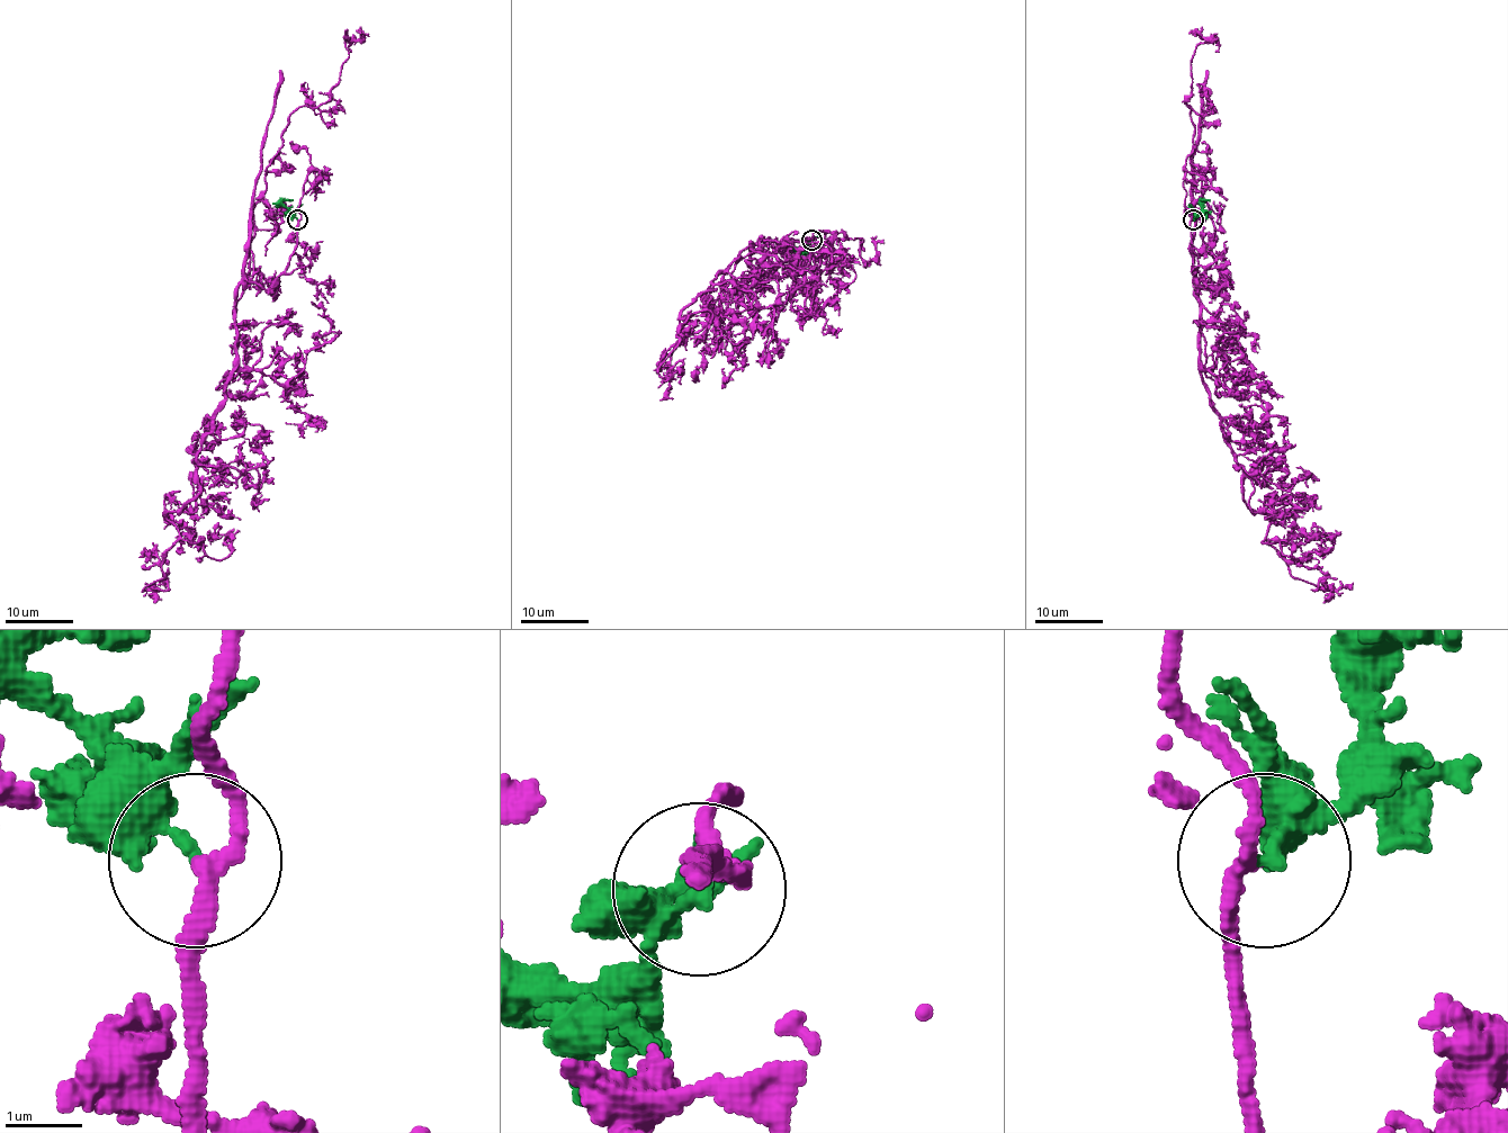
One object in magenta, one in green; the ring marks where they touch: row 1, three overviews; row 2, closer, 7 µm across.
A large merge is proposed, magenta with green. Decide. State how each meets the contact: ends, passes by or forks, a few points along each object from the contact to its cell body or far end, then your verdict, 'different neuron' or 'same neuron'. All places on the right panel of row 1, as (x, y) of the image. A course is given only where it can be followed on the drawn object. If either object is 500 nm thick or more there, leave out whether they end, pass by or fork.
magenta passes by; green forks there; magenta runs (1193, 221), (1202, 383), (1242, 500), (1286, 556), (1322, 530), (1309, 537); green runs (1193, 221), (1200, 214), (1202, 201), (1210, 199); same neuron

